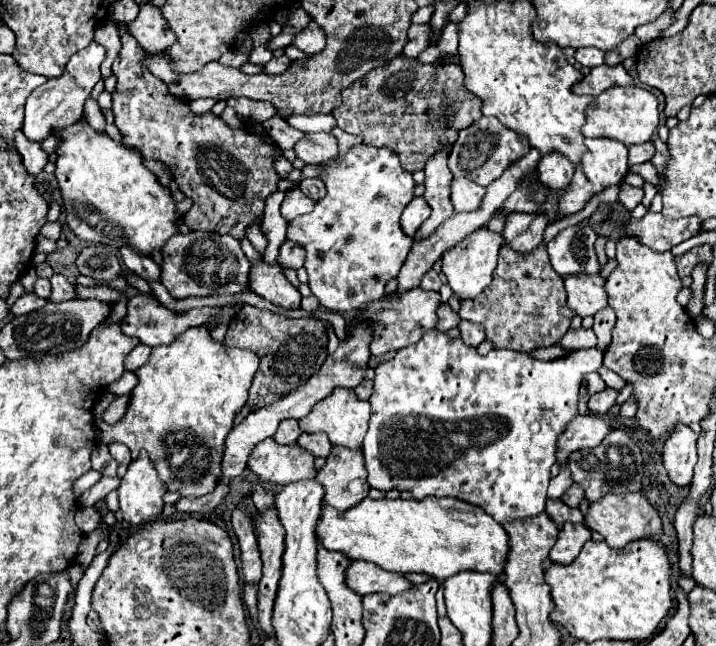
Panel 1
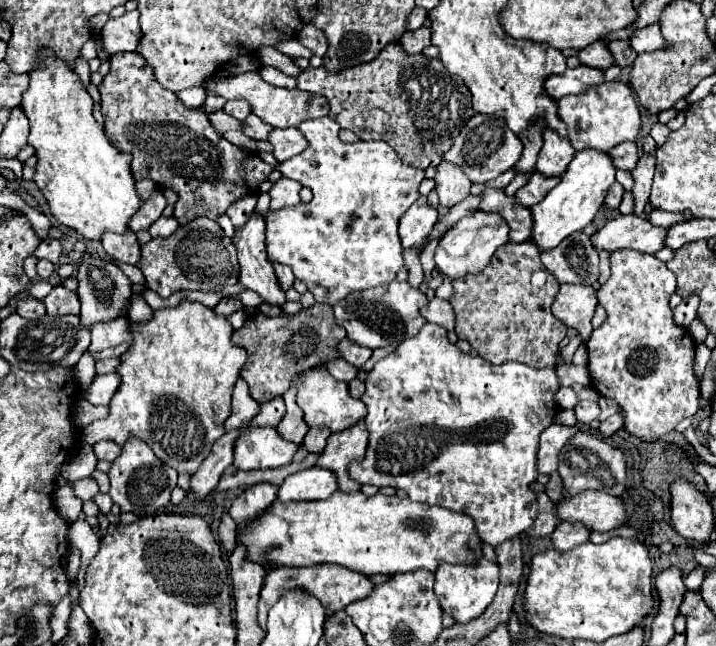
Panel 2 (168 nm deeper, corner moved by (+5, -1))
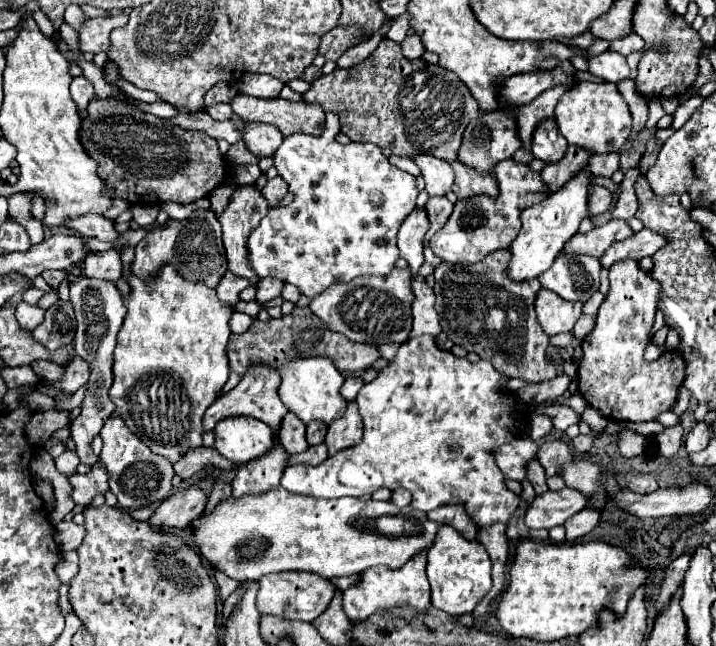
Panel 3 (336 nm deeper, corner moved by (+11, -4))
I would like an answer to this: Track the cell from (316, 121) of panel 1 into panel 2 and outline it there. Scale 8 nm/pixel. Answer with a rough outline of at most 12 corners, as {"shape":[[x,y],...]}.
{"shape":[[331,117],[279,171],[267,259],[315,301],[393,281],[421,169]]}

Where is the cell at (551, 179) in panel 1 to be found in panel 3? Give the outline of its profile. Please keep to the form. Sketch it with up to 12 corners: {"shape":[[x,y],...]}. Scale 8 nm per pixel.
{"shape":[[555,120],[541,122],[533,134],[533,156],[555,164],[567,142]]}

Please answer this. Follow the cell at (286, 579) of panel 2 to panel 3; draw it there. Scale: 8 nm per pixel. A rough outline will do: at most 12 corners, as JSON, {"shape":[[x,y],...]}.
{"shape":[[319,574],[259,580],[257,610],[313,622],[339,588]]}

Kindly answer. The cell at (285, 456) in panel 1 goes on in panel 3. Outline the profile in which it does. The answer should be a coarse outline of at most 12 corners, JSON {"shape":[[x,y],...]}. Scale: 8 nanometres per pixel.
{"shape":[[233,416],[215,426],[215,450],[235,466],[275,446],[273,428]]}

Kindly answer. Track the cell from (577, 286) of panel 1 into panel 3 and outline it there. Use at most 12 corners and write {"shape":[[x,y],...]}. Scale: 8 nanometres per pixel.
{"shape":[[539,290],[535,310],[545,334],[573,330],[583,302]]}

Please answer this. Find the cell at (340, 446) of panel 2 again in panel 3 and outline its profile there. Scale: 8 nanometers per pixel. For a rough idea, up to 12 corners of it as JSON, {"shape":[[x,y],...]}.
{"shape":[[357,404],[329,424],[327,454],[359,444],[363,422]]}

